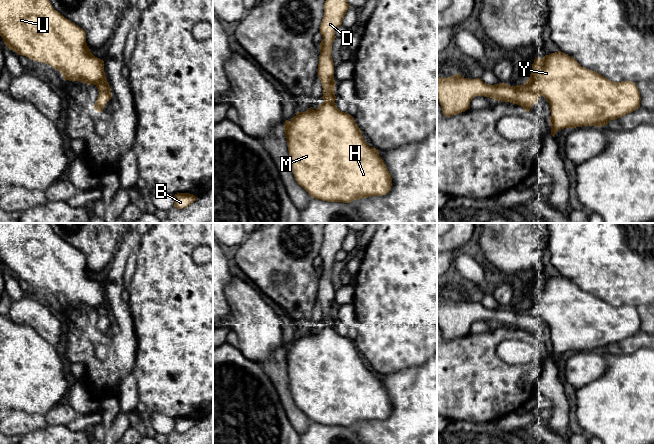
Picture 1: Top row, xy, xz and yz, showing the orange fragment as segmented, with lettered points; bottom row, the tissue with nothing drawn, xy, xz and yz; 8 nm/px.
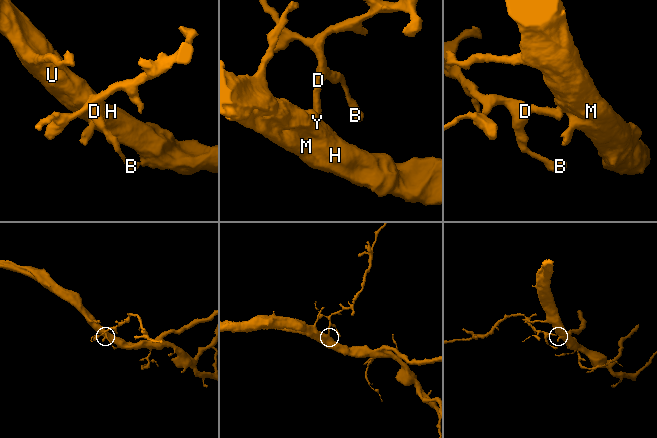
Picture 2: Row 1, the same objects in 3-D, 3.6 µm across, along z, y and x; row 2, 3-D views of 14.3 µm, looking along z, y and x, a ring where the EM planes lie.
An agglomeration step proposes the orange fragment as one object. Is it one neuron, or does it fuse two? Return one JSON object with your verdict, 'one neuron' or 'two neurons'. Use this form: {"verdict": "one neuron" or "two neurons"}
{"verdict": "two neurons"}

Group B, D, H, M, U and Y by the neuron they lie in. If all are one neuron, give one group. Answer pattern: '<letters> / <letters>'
B D / H M U Y

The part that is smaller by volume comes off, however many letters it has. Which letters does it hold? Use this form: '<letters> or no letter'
B, D

